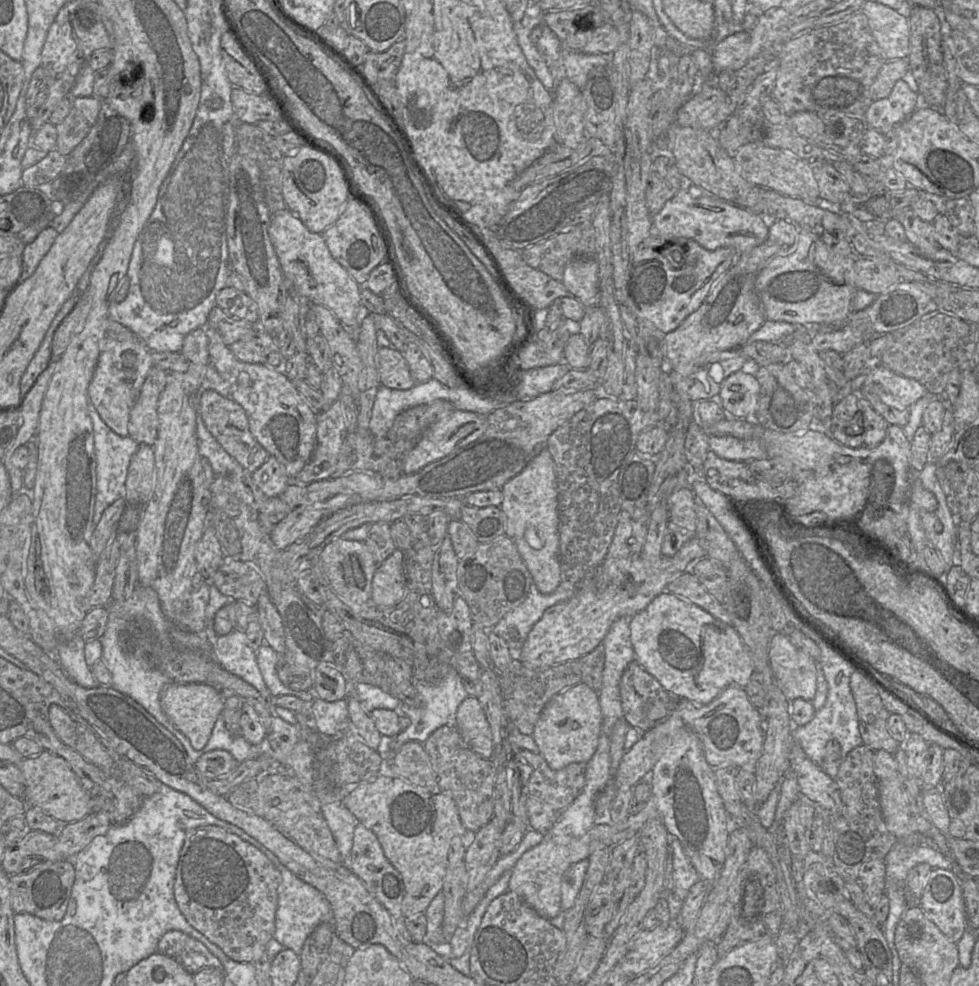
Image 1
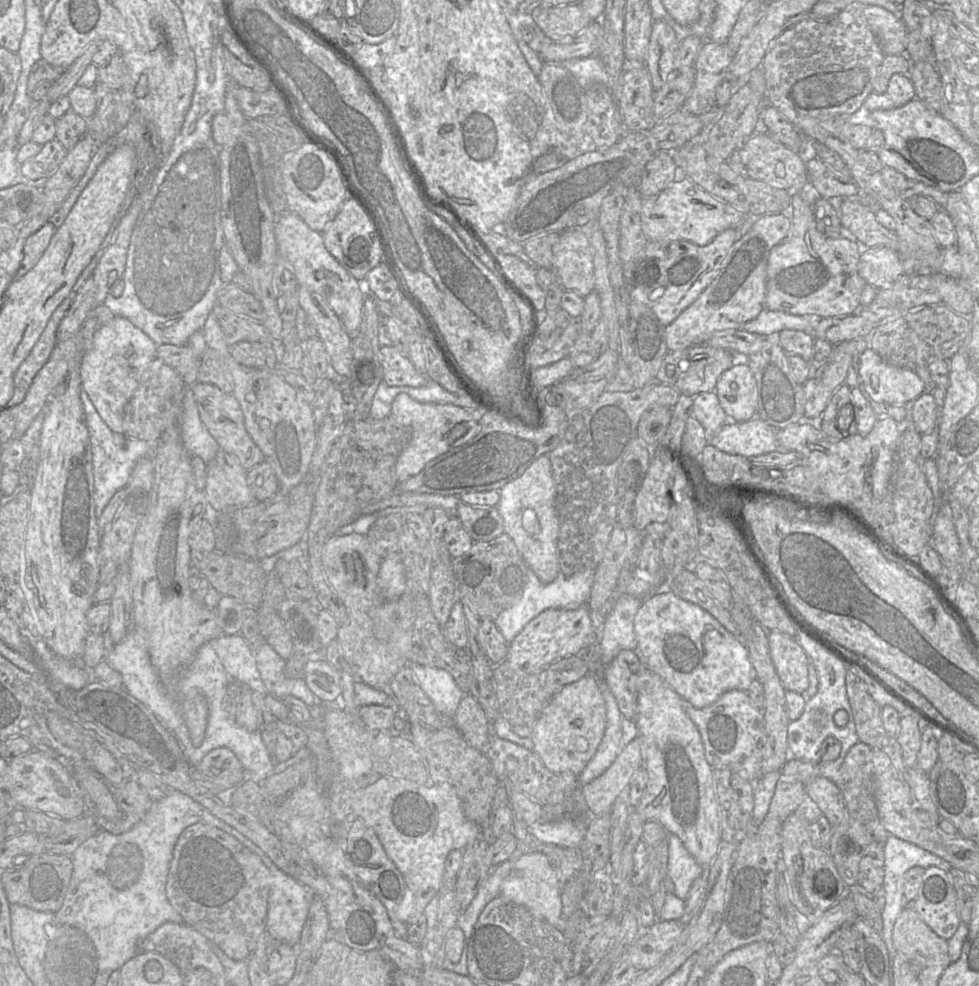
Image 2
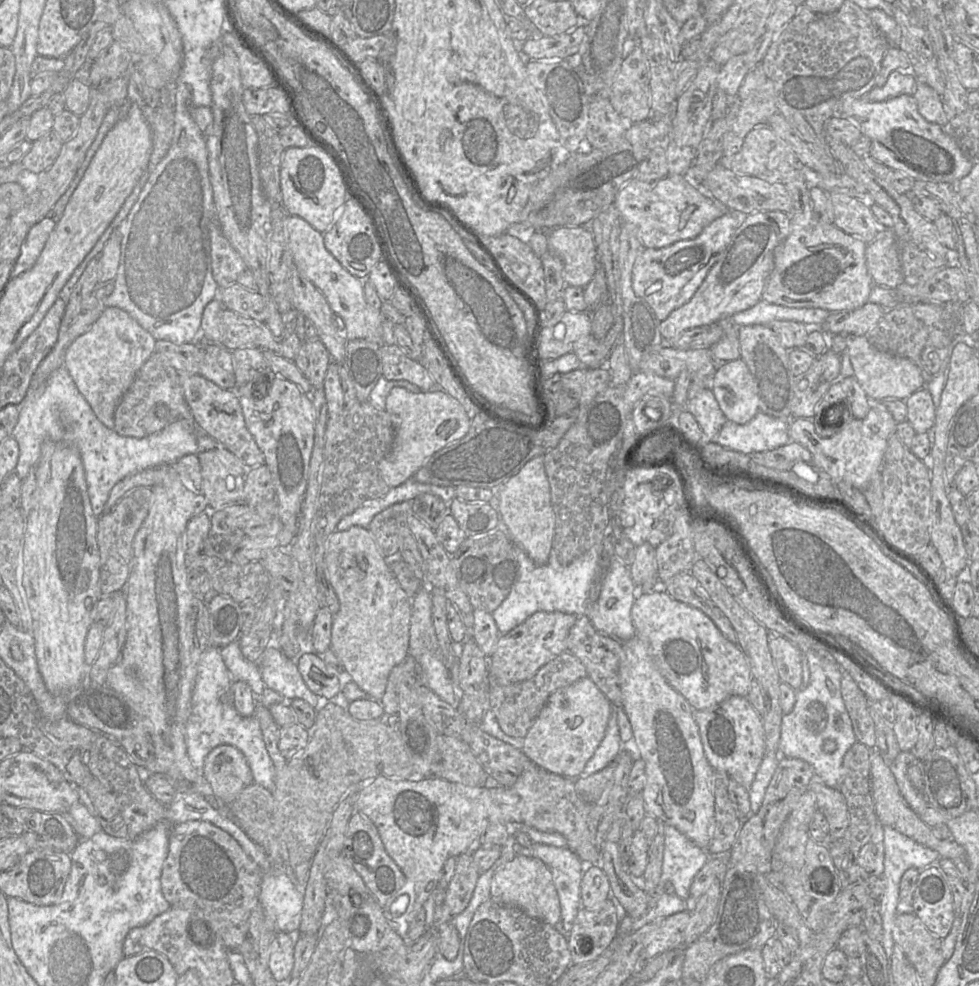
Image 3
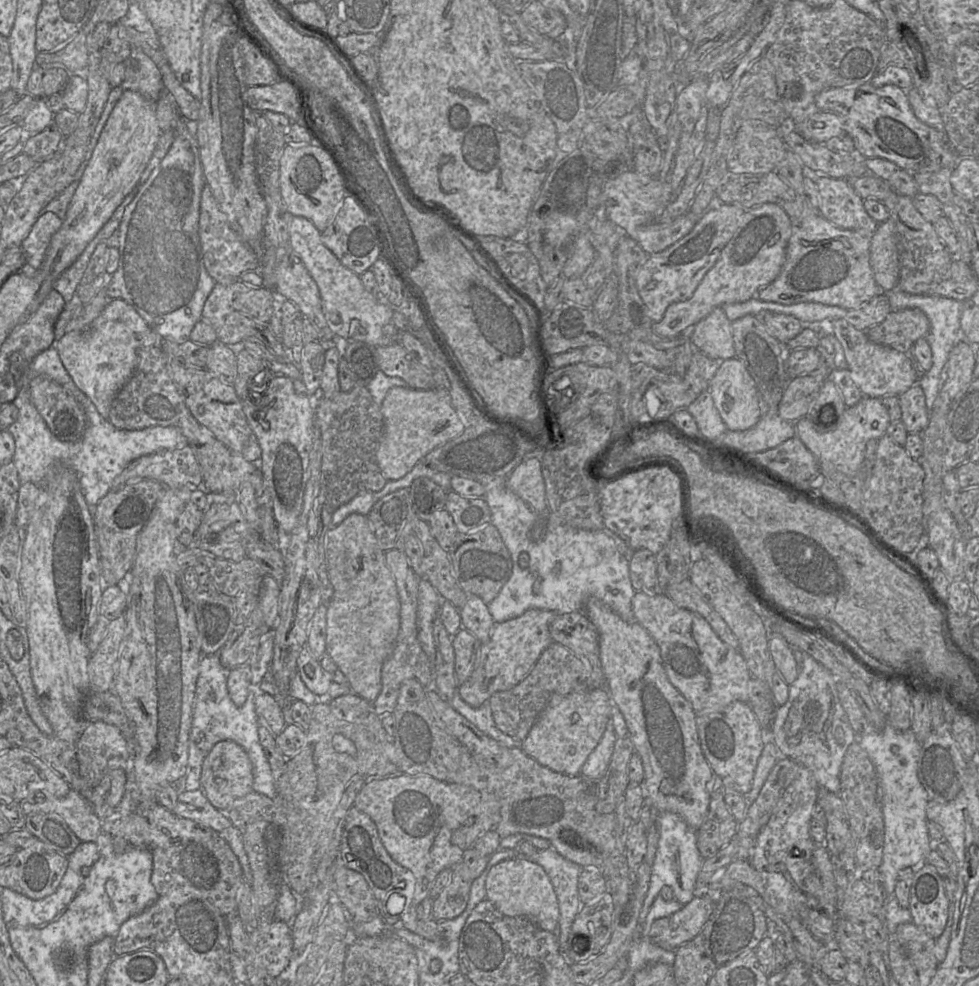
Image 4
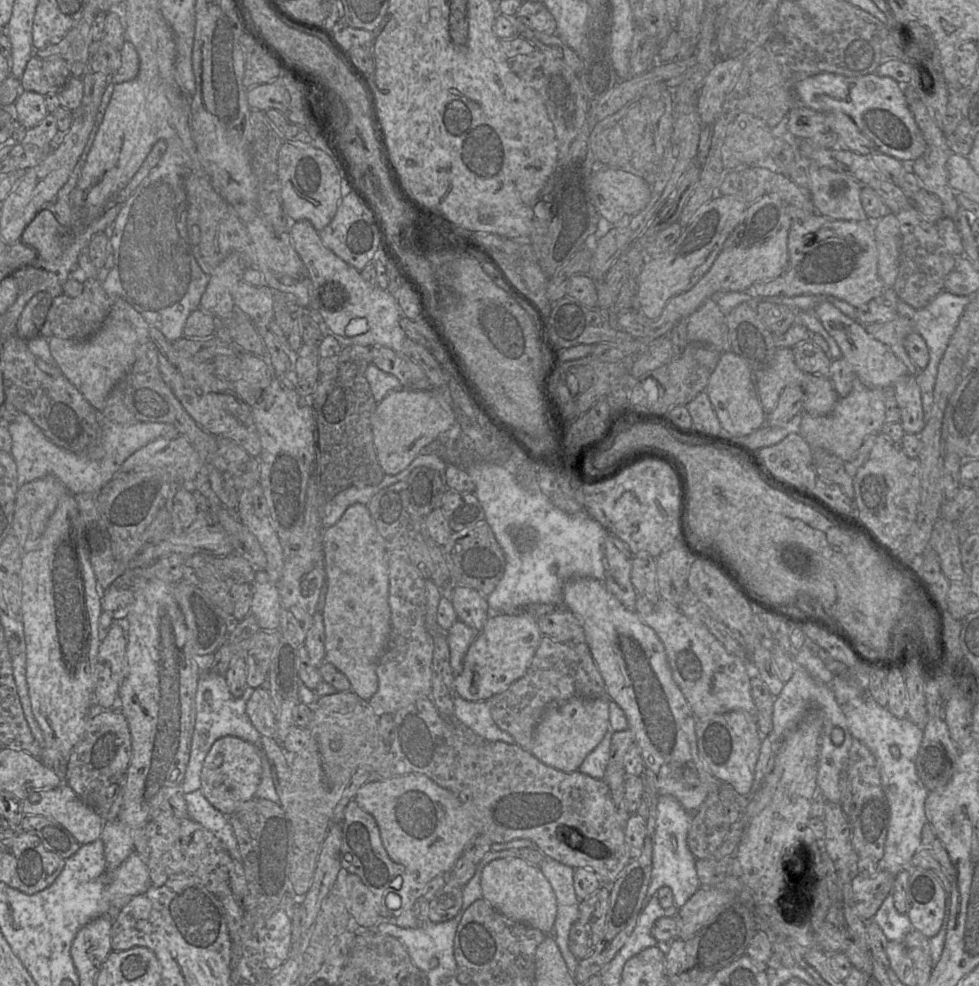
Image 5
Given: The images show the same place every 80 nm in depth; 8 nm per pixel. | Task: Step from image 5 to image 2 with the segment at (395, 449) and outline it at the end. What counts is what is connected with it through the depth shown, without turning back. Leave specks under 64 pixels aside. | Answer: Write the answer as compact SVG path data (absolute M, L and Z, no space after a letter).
M399 393L392 402L390 415L409 430L409 441L400 453L395 465L395 474L398 483L417 475L433 459L454 447L465 444L475 437L479 431L478 420L483 414L452 404L421 403L406 393Z

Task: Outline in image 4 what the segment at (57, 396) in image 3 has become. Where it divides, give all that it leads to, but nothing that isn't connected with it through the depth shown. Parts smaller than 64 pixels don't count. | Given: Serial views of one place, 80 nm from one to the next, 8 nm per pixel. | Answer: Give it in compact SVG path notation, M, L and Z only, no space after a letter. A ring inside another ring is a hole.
M56 340L53 345L35 356L23 373L20 379L20 389L13 403L18 407L17 420L11 424L7 431L13 436L15 441L15 452L12 462L17 469L20 484L32 482L34 484L43 484L50 478L50 473L58 467L69 468L73 470L79 478L79 483L88 506L95 508L98 502L111 490L114 479L126 468L133 460L144 456L161 452L165 450L180 449L188 445L186 437L172 426L152 426L140 430L124 430L114 427L109 420L103 418L97 411L91 400L80 391L72 378L64 368L59 354L56 350ZM42 375L59 383L65 390L71 393L74 398L83 406L87 425L83 437L75 442L61 441L56 438L49 430L44 419L30 400L29 381L35 376Z

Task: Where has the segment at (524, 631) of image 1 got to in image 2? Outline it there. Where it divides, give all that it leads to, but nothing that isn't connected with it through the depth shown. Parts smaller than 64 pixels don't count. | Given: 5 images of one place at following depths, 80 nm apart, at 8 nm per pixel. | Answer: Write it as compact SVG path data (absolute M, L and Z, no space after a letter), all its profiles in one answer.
M527 569L527 583L521 599L513 606L502 611L494 620L498 630L501 632L508 644L522 631L522 629L536 616L547 609L576 610L585 606L590 598L594 581L595 570L584 570L570 577L559 572L557 578L550 584L543 584L535 573Z

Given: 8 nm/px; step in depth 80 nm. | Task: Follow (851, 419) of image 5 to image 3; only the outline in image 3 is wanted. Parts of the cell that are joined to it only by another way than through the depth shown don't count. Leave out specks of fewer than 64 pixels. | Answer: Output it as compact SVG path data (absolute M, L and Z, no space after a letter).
M871 407L864 419L853 418L832 437L820 437L812 420L807 418L791 419L789 435L791 441L799 443L811 453L816 466L823 470L835 485L846 483L863 490L880 470L888 439L895 433L896 426L897 423L887 410Z

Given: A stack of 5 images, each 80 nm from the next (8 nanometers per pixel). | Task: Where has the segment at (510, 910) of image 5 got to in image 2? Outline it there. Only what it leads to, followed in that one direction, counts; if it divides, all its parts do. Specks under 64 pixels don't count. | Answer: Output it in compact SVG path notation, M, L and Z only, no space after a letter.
M540 852L525 853L515 860L510 874L501 883L500 896L526 907L534 916L553 926L562 916L558 873L549 858Z

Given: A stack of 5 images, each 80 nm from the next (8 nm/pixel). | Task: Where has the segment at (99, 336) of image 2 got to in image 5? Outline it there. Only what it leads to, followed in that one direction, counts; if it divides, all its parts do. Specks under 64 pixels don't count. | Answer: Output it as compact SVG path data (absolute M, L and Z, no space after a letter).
M118 298L100 330L91 338L75 341L54 336L48 339L48 344L56 364L65 377L101 413L112 388L132 367L136 349L149 340L149 324L131 304L123 298Z

